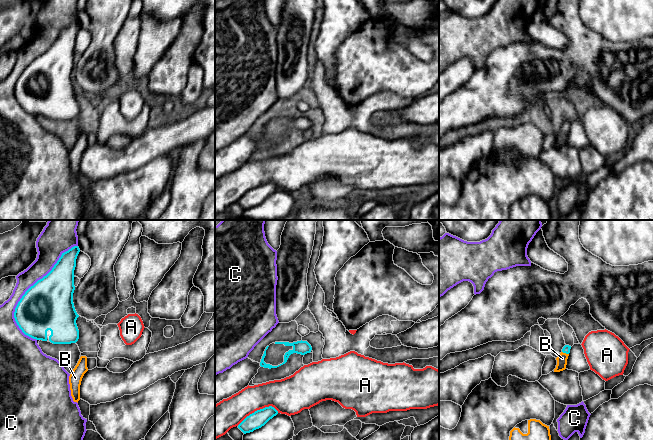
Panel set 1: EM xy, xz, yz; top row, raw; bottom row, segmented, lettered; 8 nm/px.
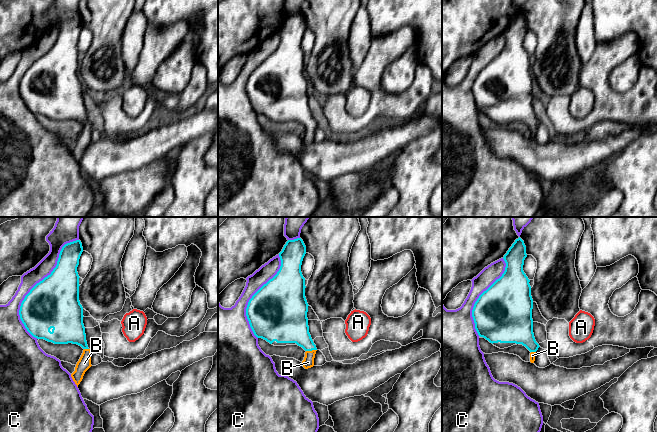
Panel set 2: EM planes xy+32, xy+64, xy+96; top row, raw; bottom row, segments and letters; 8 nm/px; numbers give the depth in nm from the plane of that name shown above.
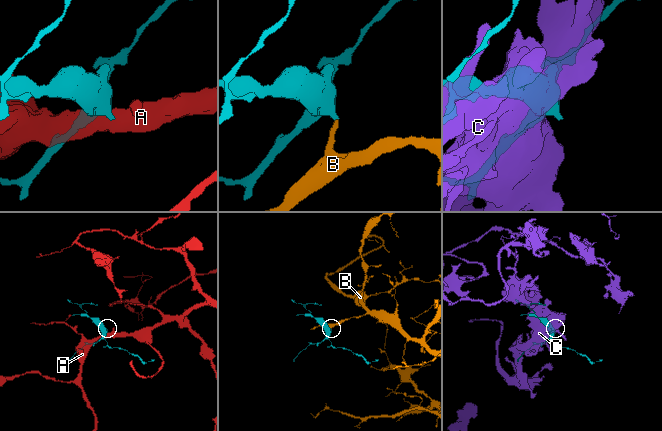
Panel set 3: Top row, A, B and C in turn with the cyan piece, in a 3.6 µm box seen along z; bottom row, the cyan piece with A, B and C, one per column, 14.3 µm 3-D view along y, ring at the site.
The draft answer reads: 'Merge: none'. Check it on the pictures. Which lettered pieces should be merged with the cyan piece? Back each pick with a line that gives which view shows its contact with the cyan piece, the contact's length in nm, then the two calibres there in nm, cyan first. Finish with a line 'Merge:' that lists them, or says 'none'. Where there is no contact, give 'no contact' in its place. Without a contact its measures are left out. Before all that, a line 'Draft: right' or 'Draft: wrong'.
Draft: wrong
B: yz | 60 nm | 60/80 nm
Merge: B

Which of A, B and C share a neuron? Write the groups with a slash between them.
A / B / C

